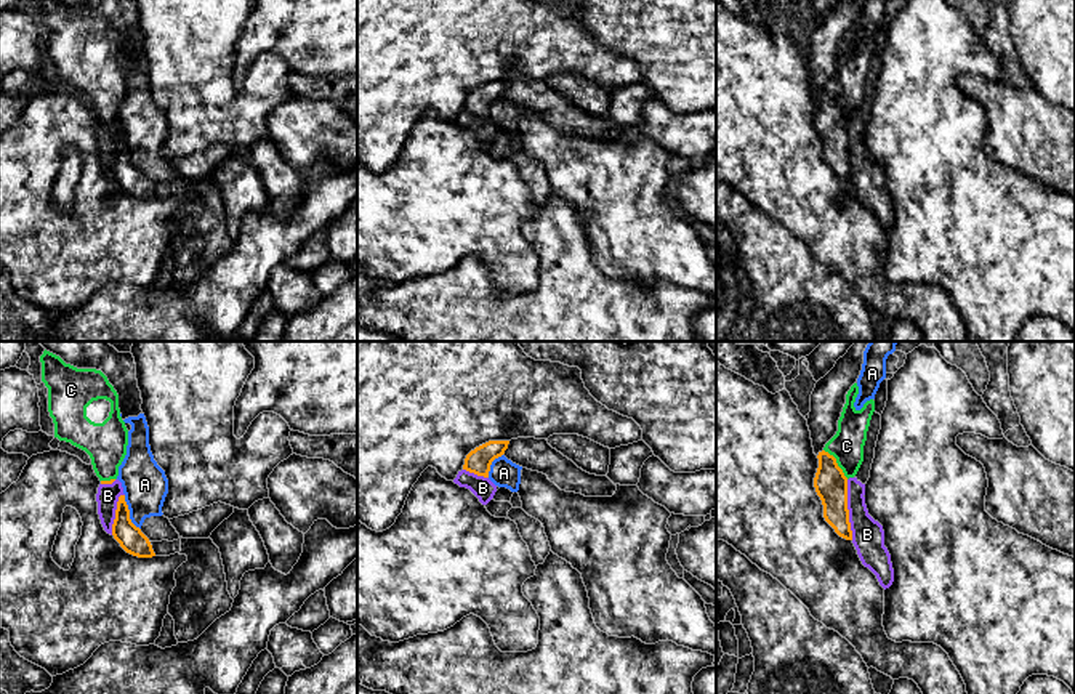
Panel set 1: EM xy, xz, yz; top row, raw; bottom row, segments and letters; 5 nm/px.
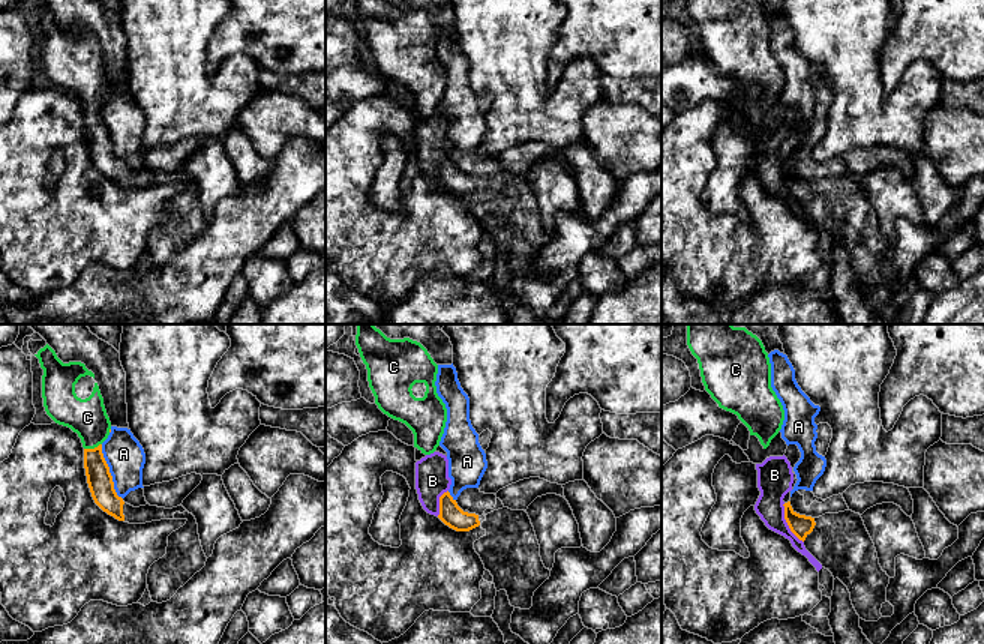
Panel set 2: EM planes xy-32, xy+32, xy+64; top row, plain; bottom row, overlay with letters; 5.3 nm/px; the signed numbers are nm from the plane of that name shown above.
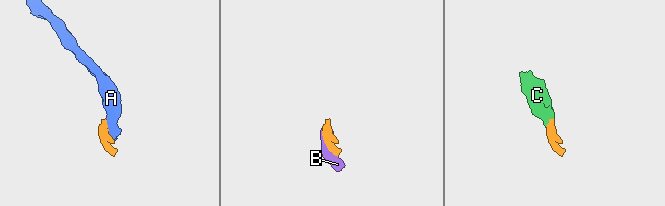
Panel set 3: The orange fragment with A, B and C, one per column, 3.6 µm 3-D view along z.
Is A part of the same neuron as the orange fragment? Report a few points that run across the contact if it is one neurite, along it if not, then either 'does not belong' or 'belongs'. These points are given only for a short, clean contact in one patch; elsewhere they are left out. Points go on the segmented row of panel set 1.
xy (124, 496), (128, 505), (128, 518), (140, 529) | does not belong

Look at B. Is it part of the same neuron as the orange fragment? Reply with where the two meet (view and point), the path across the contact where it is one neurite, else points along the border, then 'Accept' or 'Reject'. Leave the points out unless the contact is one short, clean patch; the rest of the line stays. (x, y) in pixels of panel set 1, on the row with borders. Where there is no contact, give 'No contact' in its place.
Touches orange at yz (848, 510). Reject

